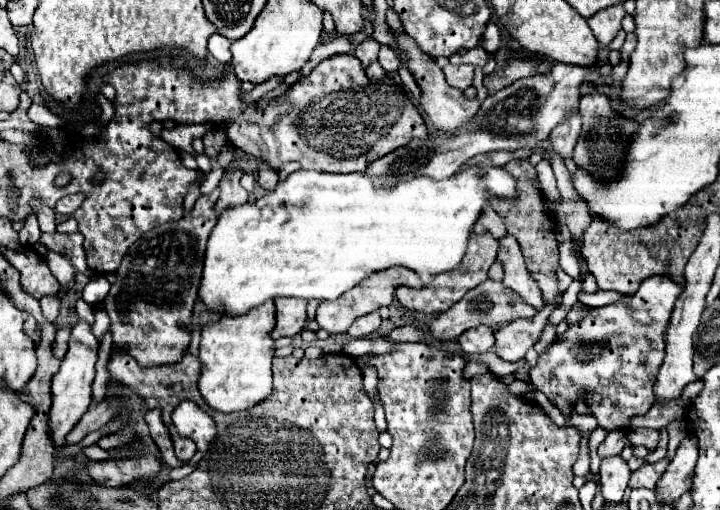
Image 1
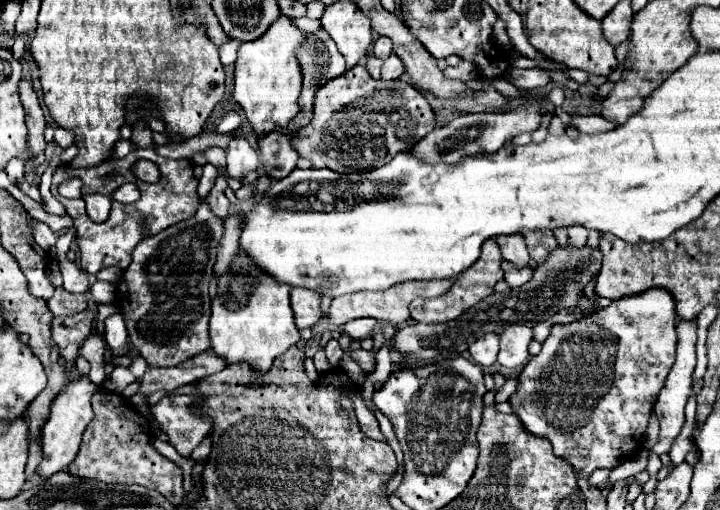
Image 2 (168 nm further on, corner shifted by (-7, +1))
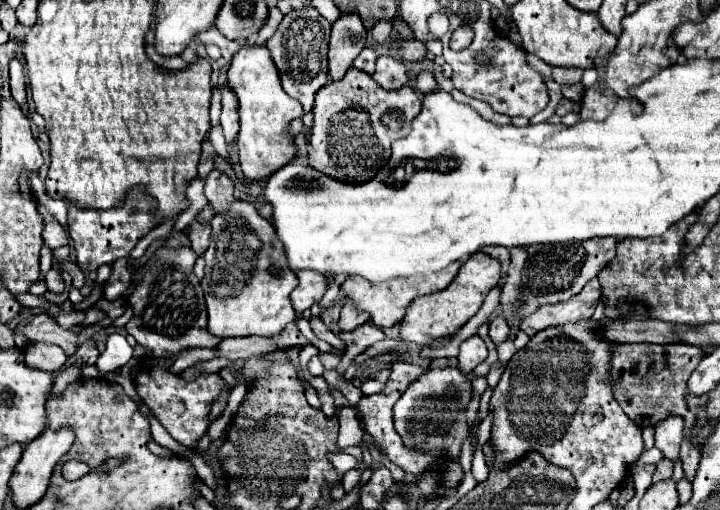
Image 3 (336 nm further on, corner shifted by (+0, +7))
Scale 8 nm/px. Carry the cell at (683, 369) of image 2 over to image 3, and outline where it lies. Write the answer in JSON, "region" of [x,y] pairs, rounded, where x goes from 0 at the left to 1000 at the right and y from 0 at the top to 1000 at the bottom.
{"region":[[[932,818],[910,833],[910,876],[921,888],[924,900],[935,908],[946,900],[943,892],[946,865],[949,865],[949,825],[943,818]]]}

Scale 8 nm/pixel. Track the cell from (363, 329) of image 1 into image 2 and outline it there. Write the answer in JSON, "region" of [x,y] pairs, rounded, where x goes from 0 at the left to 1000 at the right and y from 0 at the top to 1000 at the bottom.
{"region":[[[506,622],[506,625],[494,625],[489,633],[481,633],[478,637],[478,653],[483,653],[489,665],[508,665],[514,657],[519,657],[525,641],[525,629],[517,625],[517,622]]]}

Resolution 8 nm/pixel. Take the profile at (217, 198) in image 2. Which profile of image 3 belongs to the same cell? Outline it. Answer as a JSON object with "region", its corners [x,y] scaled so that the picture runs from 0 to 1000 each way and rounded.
{"region":[[[271,437],[271,453],[263,457],[263,469],[265,469],[265,488],[274,496],[274,504],[282,504],[290,476],[290,437],[285,441]]]}

